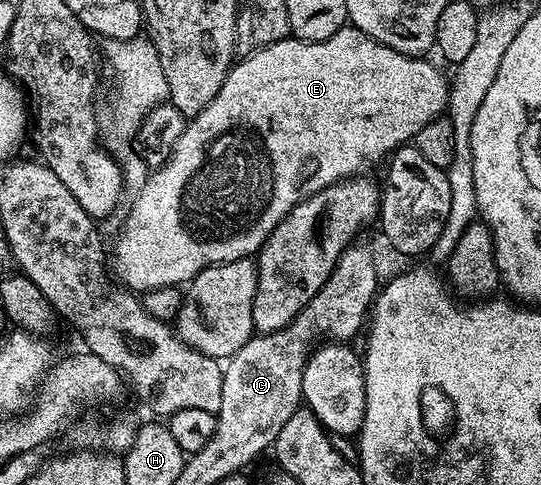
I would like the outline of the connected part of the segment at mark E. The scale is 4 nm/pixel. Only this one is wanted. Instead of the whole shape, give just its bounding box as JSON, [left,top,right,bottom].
[112,27,450,295]

